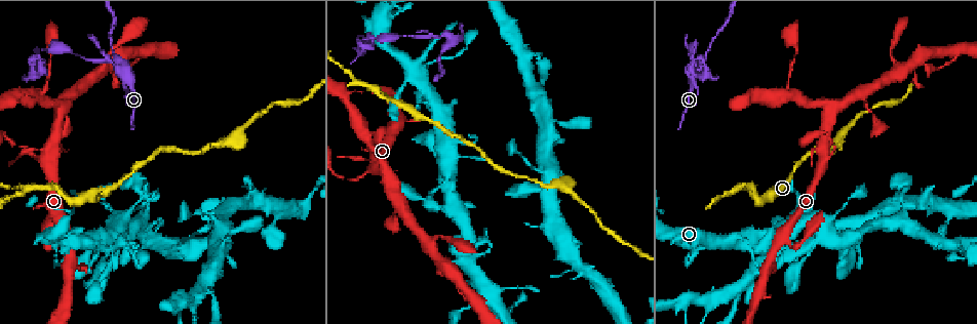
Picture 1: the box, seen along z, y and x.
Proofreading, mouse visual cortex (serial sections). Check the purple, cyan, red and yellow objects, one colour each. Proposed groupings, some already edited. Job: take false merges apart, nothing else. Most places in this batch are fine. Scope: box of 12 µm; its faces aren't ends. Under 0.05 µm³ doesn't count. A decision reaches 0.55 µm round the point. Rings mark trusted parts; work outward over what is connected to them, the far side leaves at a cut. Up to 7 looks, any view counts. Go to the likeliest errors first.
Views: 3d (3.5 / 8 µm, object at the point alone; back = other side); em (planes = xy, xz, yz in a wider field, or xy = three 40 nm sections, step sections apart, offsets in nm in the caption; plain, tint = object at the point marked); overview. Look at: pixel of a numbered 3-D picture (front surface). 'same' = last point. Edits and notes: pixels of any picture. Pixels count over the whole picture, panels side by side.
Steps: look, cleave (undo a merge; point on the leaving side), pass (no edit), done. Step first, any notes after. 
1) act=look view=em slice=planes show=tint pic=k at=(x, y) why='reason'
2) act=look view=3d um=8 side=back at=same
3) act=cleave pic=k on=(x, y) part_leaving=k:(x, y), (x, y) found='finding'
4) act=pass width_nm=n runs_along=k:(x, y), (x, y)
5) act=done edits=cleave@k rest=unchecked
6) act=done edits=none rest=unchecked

act=look view=3d um=3.5 pic=1 at=(353, 81) why='branch point'

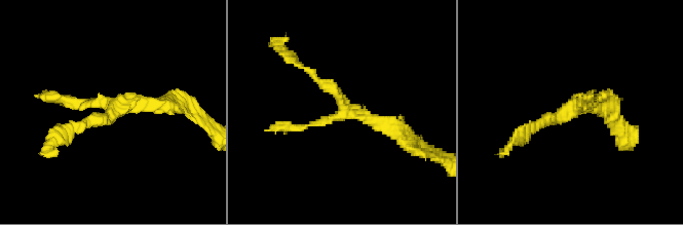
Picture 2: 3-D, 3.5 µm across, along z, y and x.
act=look view=em slice=xy step=2 show=plain pic=2 at=(115, 108)

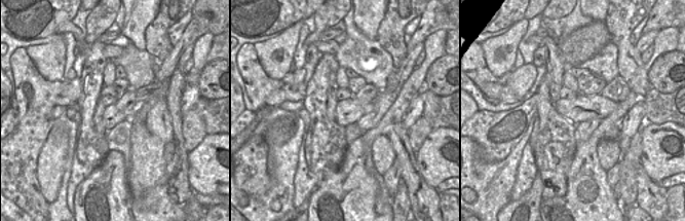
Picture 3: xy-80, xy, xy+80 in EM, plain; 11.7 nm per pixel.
act=look view=em slice=xy step=2 show=tint at=same

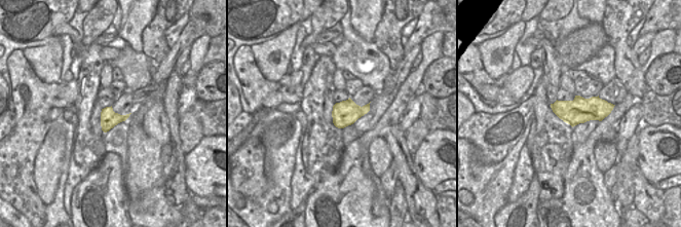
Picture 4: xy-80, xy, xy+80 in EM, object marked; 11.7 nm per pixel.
act=pass arm_widths_nm=100,100,200 runs_along=2:(404, 139), (347, 112), (300, 65) found='one cell here'

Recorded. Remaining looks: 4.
act=look view=3d um=3.5 pic=1 at=(452, 36) why='thin neck'

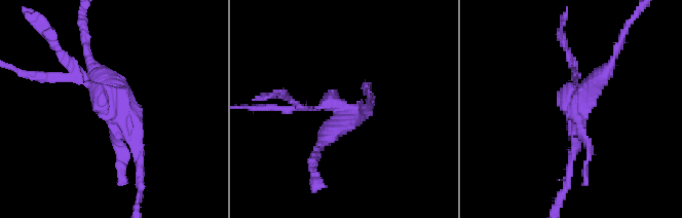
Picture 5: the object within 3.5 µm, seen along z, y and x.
act=look view=em slice=xy step=2 show=tint pic=5 at=(115, 101) arms=3 arm_widths_nm=100,150,200 why='need the tissue'

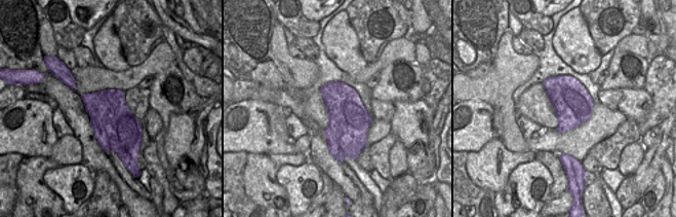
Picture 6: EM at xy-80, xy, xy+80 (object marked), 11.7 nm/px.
act=look view=em slice=xy step=5 show=tint at=same why='another direction'

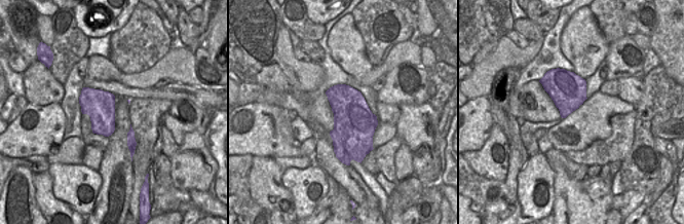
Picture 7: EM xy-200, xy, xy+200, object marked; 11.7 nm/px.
act=cleave pic=5 on=(48, 78) part_leaving=5:(81, 83), (28, 74) found='a second cell is stuck on'

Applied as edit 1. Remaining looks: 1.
act=done edits=cleave@5 rest=unchecked

